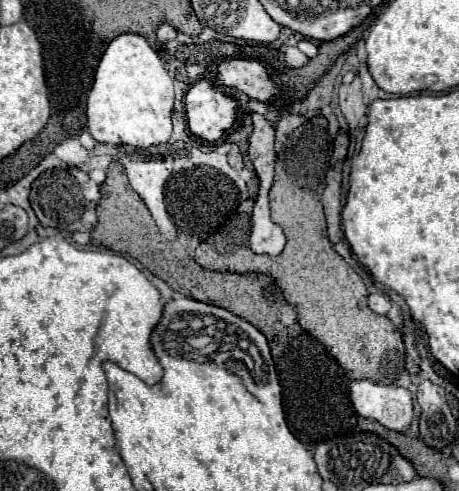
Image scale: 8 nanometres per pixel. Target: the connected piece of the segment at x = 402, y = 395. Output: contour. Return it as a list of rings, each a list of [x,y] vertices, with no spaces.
[[[360,379],[360,381],[352,381],[350,399],[352,399],[352,405],[358,411],[358,415],[362,415],[366,419],[374,419],[392,431],[406,433],[412,423],[412,395],[406,387],[378,385],[370,379]]]

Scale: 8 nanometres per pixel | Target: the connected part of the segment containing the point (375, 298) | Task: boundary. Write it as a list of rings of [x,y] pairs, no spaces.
[[[370,293],[368,295],[368,307],[374,311],[374,313],[380,313],[380,315],[386,315],[390,311],[390,299],[382,293]]]

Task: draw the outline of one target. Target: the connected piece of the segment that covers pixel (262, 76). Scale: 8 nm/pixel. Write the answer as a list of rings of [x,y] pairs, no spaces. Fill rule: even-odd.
[[[228,59],[218,65],[218,83],[246,93],[250,99],[268,103],[276,95],[276,83],[257,59]]]

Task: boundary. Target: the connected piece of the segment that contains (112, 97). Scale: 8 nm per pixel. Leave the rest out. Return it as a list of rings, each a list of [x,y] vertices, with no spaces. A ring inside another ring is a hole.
[[[122,33],[104,51],[96,69],[94,85],[88,93],[88,131],[90,135],[108,145],[130,145],[148,149],[152,145],[168,143],[172,135],[172,105],[174,87],[172,79],[142,35]]]

